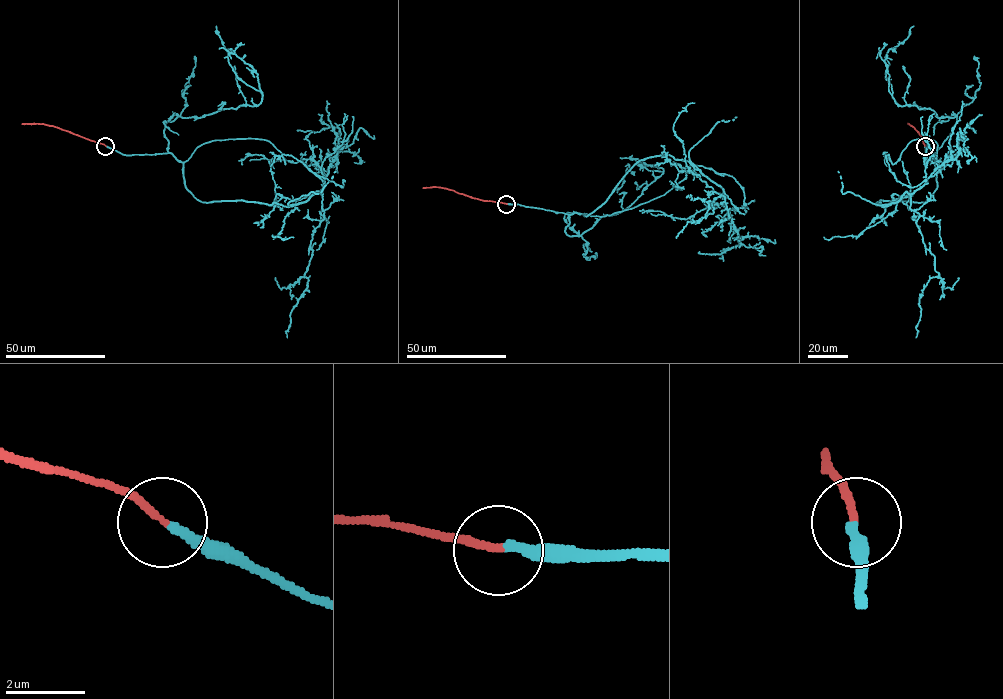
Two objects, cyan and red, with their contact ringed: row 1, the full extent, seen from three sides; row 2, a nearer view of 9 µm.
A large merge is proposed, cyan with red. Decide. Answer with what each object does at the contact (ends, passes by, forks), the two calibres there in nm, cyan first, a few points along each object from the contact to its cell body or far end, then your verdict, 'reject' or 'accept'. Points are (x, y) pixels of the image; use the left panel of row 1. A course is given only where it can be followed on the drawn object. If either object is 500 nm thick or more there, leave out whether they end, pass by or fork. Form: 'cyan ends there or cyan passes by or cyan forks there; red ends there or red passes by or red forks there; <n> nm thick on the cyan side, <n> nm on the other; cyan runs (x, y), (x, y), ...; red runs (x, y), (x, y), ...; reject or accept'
cyan ends there; red ends there; 240 nm thick on the cyan side, 170 nm on the other; cyan runs (105, 145), (170, 152), (203, 202), (287, 207), (322, 196), (308, 286), (287, 337); red runs (105, 145), (50, 125), (21, 123); accept

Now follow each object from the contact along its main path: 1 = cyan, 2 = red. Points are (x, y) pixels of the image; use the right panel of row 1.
1: (925, 145), (935, 152), (930, 198), (876, 204), (906, 192), (934, 257), (938, 275), (919, 299), (916, 337)
2: (925, 145), (919, 133), (909, 123)

